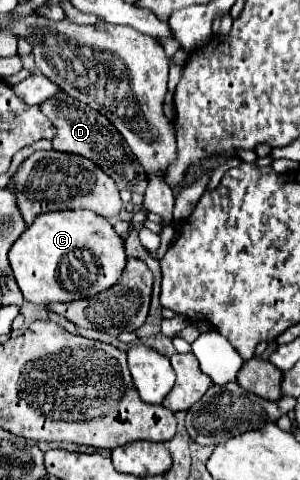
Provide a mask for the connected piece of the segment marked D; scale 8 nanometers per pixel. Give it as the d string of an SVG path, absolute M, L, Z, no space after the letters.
M61 91L59 97L41 103L39 107L57 129L57 135L53 137L53 149L65 153L77 153L95 161L101 169L105 169L105 173L109 173L117 181L117 187L121 191L127 189L127 191L137 191L141 195L145 193L147 189L145 169L141 167L137 157L131 153L129 145L125 145L125 139L117 133L117 129L109 123L107 117L97 113L95 109L89 109L87 105L73 101L73 97L69 97L65 91Z

